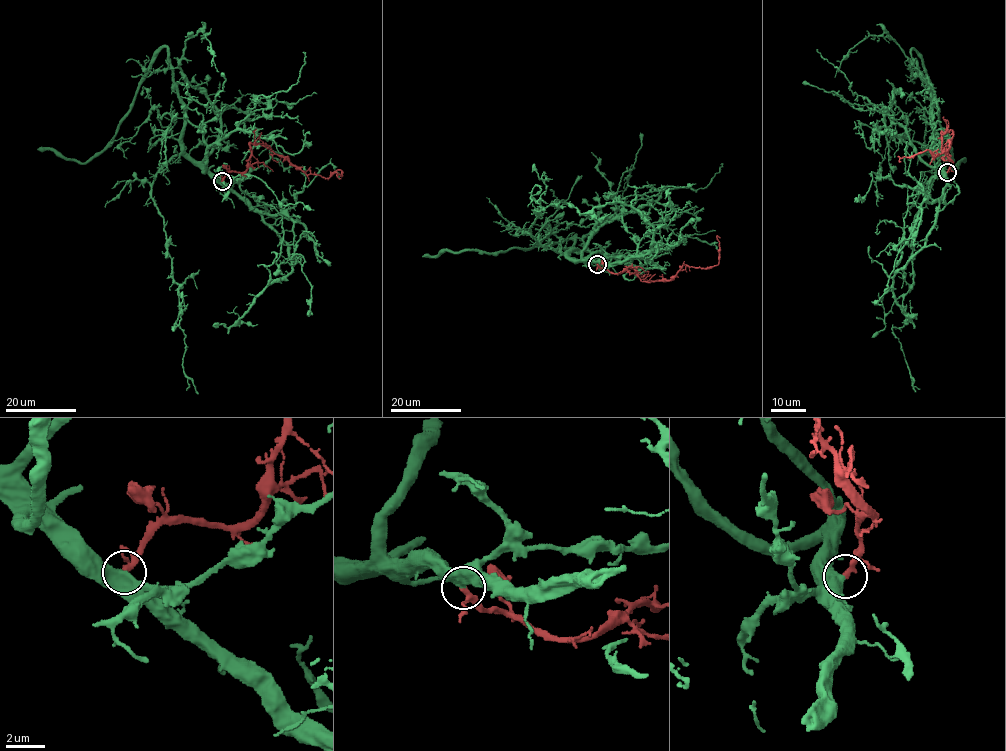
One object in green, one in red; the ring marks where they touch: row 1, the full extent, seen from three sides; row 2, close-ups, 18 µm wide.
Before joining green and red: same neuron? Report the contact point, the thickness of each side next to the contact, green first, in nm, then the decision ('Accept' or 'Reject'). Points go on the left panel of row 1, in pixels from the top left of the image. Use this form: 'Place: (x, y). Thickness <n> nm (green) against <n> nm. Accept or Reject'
Place: (222, 181). Thickness 650 nm (green) against 320 nm. Accept

